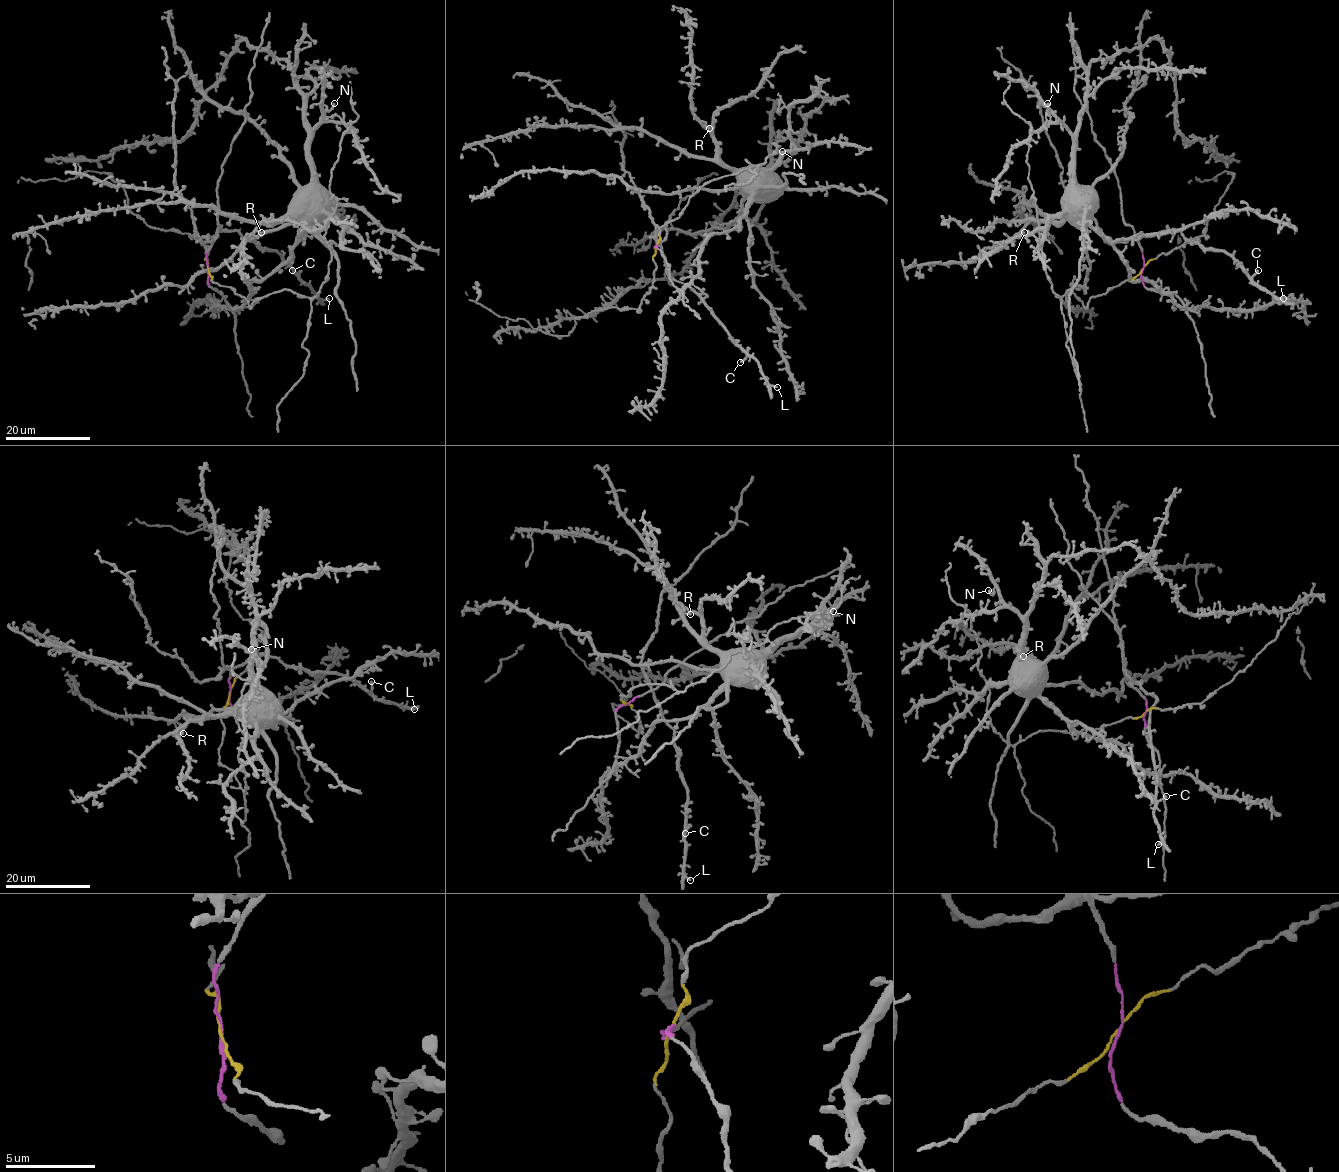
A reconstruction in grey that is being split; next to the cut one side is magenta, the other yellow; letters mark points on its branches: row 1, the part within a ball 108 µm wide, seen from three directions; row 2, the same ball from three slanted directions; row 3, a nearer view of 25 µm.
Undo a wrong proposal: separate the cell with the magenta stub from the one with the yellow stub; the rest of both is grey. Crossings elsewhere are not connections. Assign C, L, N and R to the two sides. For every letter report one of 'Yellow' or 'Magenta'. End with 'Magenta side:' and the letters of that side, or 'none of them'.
C: Magenta
L: Magenta
N: Yellow
R: Yellow
Magenta side: C, L

